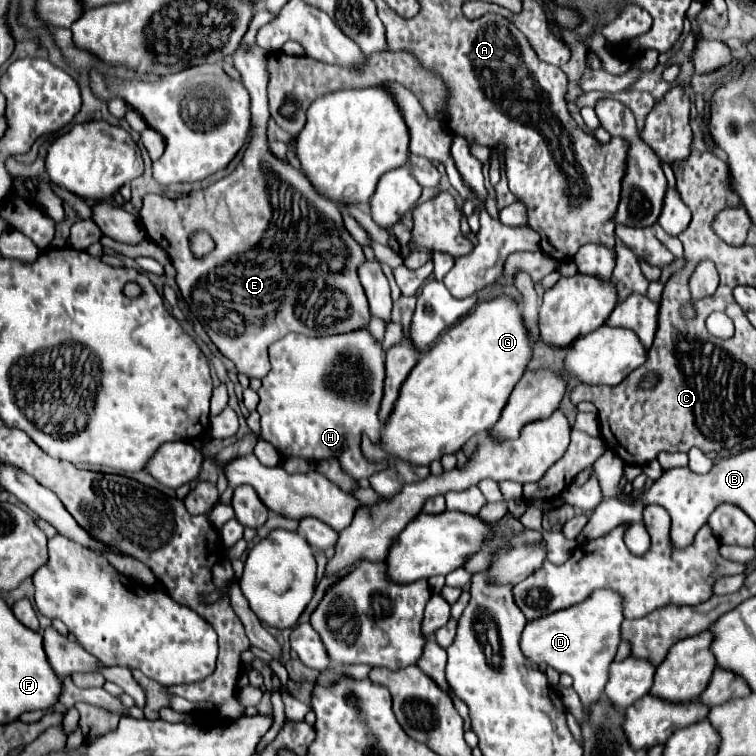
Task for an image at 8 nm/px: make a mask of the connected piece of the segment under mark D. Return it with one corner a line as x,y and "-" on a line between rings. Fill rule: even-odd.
599,589
587,597
587,601
563,609
559,613
551,613
547,617
529,621
523,637
521,649
527,653
527,659
533,663
547,663
559,673
567,673
573,677
573,689
579,693
585,707
593,705
603,687
607,685
609,665
615,659
617,647
621,643
621,623
623,623
623,597
615,591

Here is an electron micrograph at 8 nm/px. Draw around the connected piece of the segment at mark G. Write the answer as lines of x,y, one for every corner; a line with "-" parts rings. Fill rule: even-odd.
501,295
479,303
475,311
449,327
441,341
421,355
401,387
395,409
381,433
381,443
373,445
363,437
363,453
375,461
399,457
415,465
429,465
447,453
455,453
473,435
489,431
499,421
531,355
533,341
523,323
519,301

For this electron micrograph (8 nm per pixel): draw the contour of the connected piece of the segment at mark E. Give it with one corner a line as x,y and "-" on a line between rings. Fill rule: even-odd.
241,45
233,53
233,63
243,77
245,89
251,95
251,115
255,125
255,135
249,143
249,149
245,151
243,161
225,179
209,185
207,189
193,191
187,197
169,199
163,195
147,195
143,199
139,219
149,239
153,239
157,245
159,237
165,239
165,249
171,257
173,267
177,269
177,285
181,289
181,295
189,303
193,315
201,321
213,345
221,351
221,355
235,363
239,373
263,379
265,373
271,369
271,365
267,365
267,347
273,341
285,337
291,331
309,337
355,331
369,325
371,313
365,291
357,277
357,267
365,261
365,255
361,245
353,241
353,237
343,227
339,209
333,201
327,201
327,197
315,193
315,187
299,171
295,171
287,163
277,161
269,153
265,137
269,121
267,51
259,45
-
197,229
205,229
215,241
215,251
203,259
193,257
193,253
189,251
189,235

